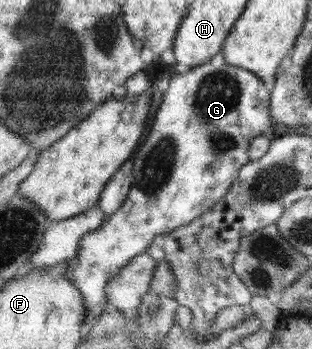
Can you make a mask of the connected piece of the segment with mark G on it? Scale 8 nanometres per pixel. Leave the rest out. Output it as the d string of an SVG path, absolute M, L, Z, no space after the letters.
M222 52L212 58L212 62L209 60L206 64L202 64L197 67L191 67L189 71L185 73L178 73L174 75L168 83L168 88L163 92L162 102L156 111L156 114L151 118L150 125L148 126L148 132L143 138L140 145L136 148L136 151L132 155L133 157L133 169L132 174L134 177L133 185L130 187L126 200L122 203L122 206L111 215L108 215L103 223L91 233L86 233L79 242L78 249L78 264L74 266L70 265L66 268L66 277L70 278L70 281L74 283L74 286L78 287L78 291L84 297L83 306L85 306L85 314L91 314L92 308L97 304L106 305L106 285L110 283L112 278L118 275L118 271L130 262L130 259L146 253L147 248L157 239L161 239L171 230L178 228L179 226L188 226L194 219L198 218L201 214L204 214L211 206L214 206L215 202L218 202L227 192L232 183L237 179L240 168L250 160L248 149L250 141L255 136L266 134L266 132L272 132L274 128L273 118L271 117L271 110L269 107L271 91L265 87L263 79L255 74L252 74L245 68L234 66L226 63L226 57L222 55Z

